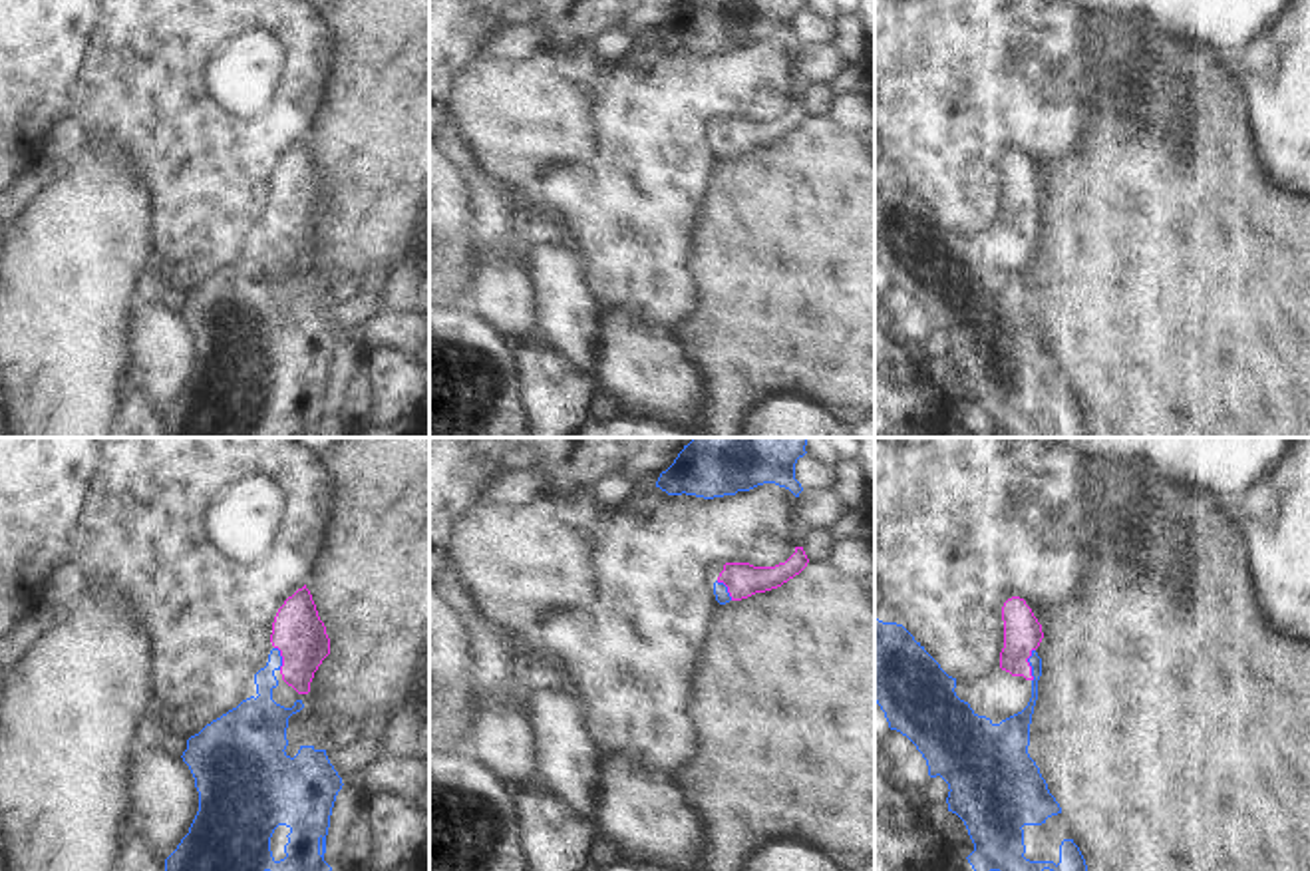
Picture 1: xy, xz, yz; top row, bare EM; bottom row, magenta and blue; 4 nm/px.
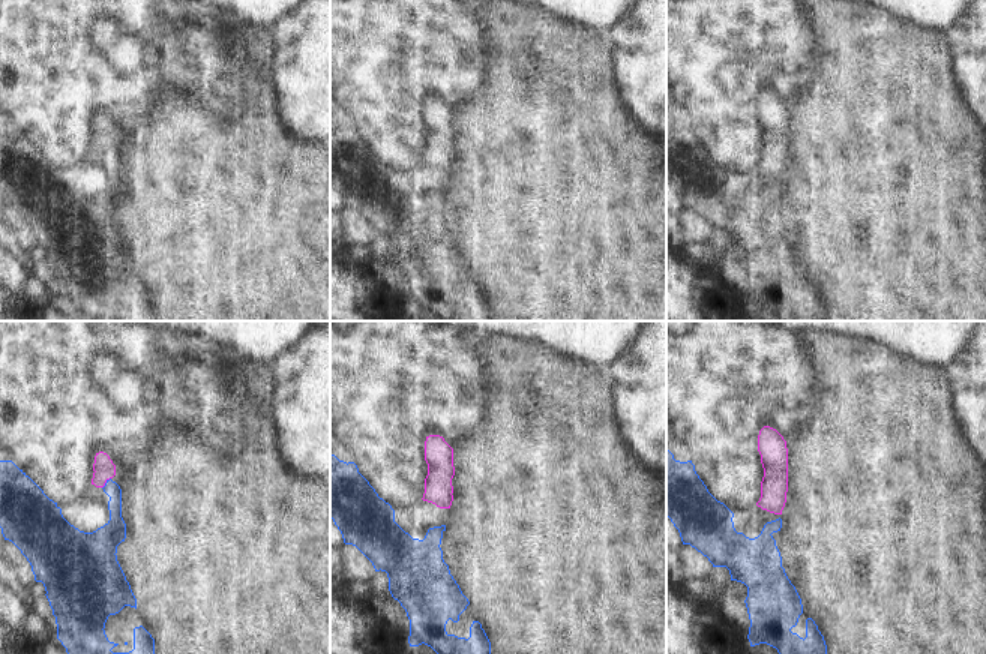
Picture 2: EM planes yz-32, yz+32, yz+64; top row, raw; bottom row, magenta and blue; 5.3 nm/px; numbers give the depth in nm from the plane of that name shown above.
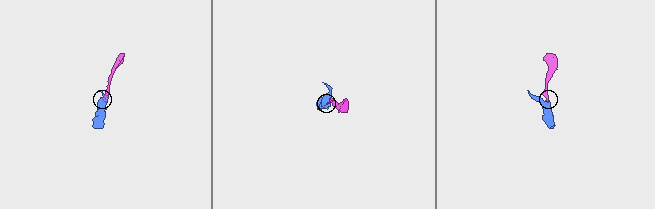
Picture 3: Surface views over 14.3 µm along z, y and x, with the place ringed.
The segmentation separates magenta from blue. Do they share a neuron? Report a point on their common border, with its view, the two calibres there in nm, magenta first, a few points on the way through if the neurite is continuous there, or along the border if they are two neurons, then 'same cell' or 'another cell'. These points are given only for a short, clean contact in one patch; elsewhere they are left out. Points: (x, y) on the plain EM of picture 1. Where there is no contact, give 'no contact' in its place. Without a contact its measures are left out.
contact yz (1028, 219); calibres 160 and 90 nm; way yz (1022, 187), (1028, 219), (1034, 253), (1018, 279); same cell

